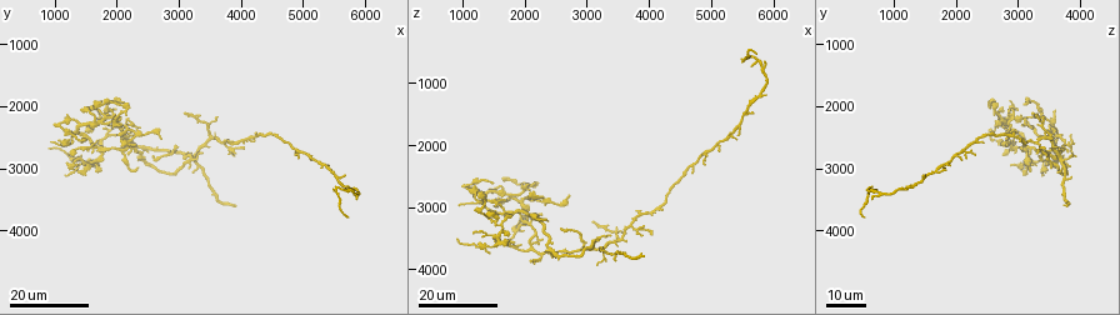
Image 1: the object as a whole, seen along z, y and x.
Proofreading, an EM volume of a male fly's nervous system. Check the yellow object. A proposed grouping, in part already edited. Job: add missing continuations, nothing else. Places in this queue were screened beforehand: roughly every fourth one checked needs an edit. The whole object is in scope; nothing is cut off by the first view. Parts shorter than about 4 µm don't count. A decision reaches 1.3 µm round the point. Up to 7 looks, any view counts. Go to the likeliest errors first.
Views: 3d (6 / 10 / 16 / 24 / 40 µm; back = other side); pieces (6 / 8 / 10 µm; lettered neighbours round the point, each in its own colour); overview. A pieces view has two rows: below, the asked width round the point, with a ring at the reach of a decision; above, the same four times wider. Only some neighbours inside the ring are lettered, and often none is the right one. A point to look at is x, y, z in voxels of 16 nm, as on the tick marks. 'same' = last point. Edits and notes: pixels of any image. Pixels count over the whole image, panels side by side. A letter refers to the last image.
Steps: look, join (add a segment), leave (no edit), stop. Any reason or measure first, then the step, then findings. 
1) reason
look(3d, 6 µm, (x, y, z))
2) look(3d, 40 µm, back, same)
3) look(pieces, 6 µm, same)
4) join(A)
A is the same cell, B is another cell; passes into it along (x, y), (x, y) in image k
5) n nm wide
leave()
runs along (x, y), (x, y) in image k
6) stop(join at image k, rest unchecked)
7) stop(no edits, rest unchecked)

branch stops here
look(3d, 24 µm, (5700, 3100, 1500))

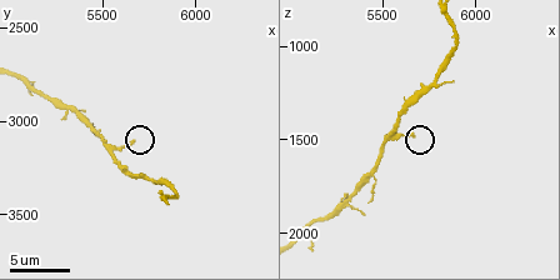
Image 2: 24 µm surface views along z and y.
look(pieces, 8 µm, (5660, 3100, 1480))

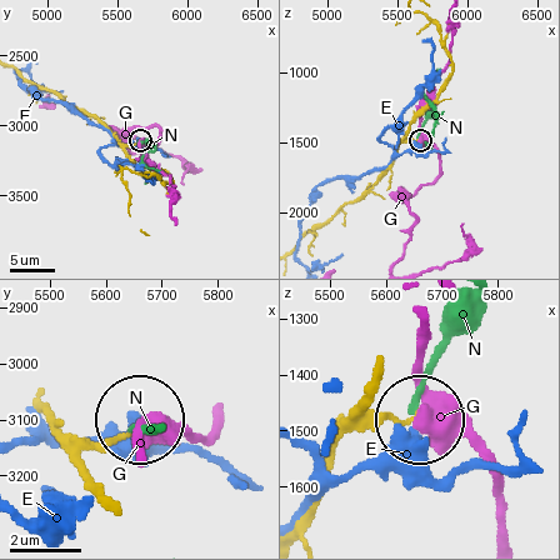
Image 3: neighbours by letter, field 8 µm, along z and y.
leave()
E, G and N are other cells; runs along (305, 510), (344, 439), (424, 420) in image 3; no lettered segment goes on from it

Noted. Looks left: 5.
an open end
look(3d, 24 µm, (3100, 2100, 3250))

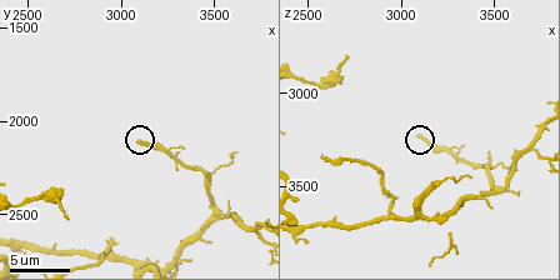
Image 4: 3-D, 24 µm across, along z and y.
see the neighbours
look(pieces, 10 µm, (3080, 2100, 3220))

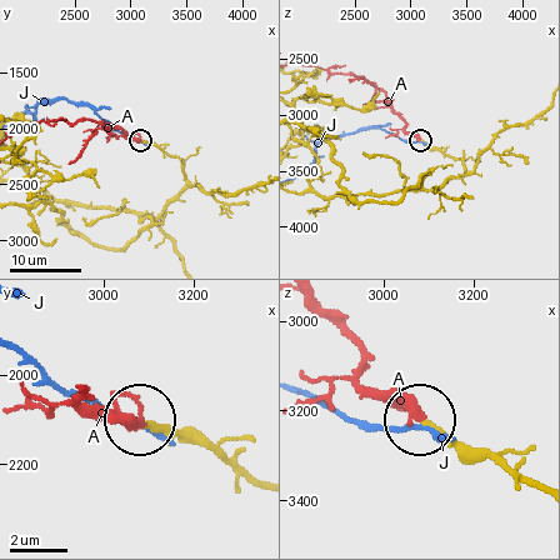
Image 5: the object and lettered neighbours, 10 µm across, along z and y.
join(A)
A is the same cell, J is another cell; the cell continues

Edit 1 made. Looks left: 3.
an open end
look(3d, 24 µm, (1650, 3050, 3450))

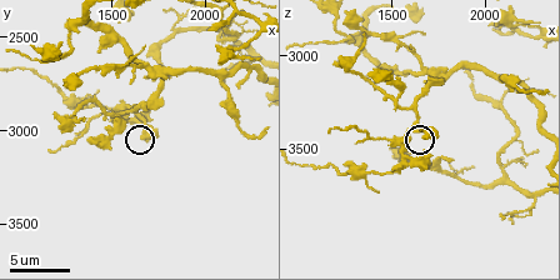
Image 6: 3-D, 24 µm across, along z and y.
what lies round it
look(pieces, 8 µm, (1680, 3060, 3440))

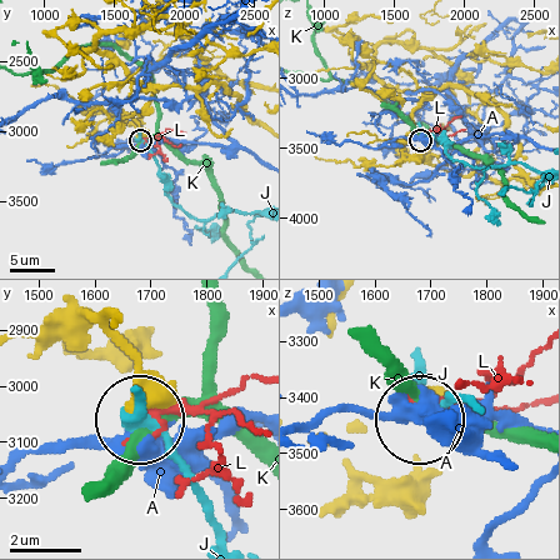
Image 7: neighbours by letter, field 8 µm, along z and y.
leave()
A, J, K and L are other cells; no lettered segment goes on from it

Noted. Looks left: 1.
stop(join at image 5, rest unchecked)

